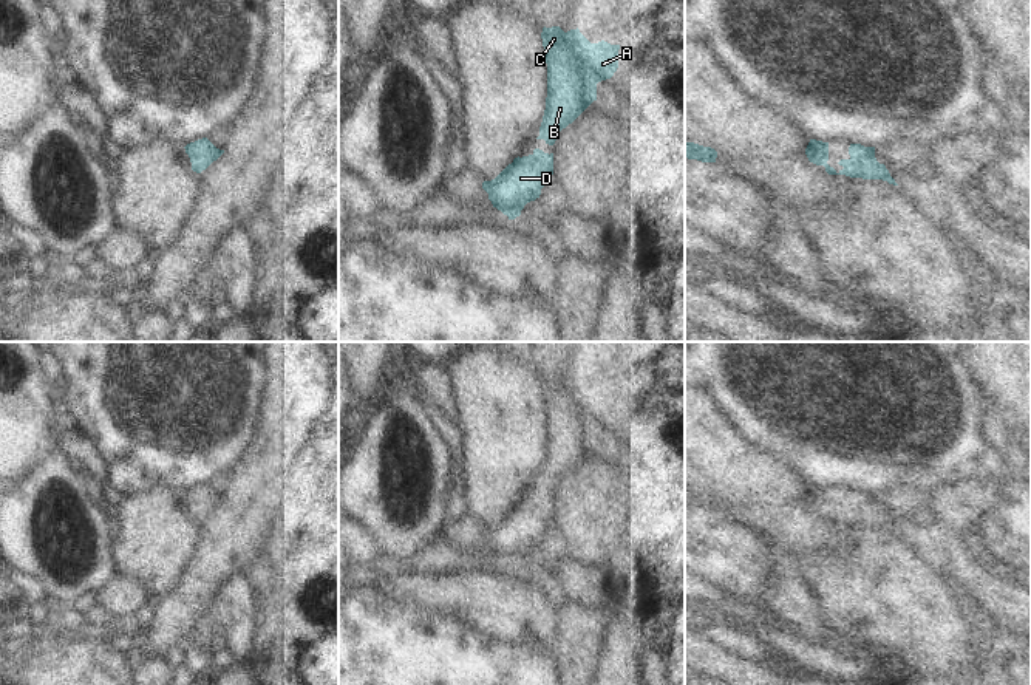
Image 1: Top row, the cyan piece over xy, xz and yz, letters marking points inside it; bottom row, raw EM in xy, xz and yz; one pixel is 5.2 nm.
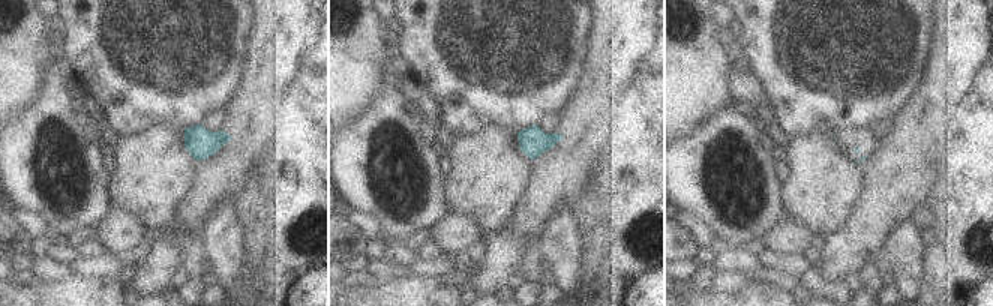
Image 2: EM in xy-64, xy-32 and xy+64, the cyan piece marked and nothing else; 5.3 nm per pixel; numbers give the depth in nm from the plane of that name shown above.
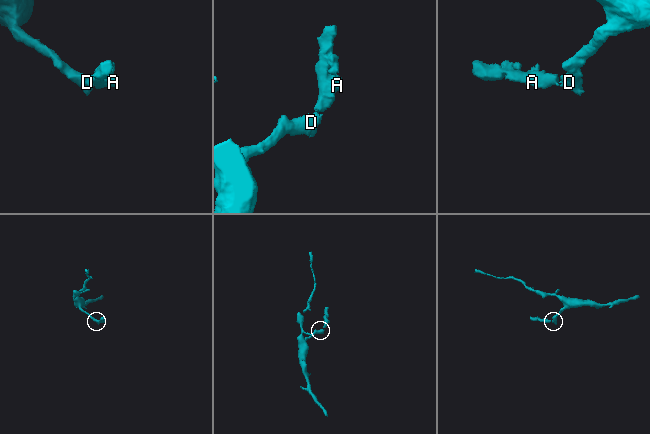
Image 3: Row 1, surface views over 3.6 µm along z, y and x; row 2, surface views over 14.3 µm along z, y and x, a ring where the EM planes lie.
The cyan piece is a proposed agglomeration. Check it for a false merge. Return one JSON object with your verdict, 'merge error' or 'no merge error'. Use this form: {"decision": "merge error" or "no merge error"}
{"decision": "no merge error"}

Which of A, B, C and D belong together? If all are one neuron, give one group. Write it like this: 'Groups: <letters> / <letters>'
Groups: A B C D

